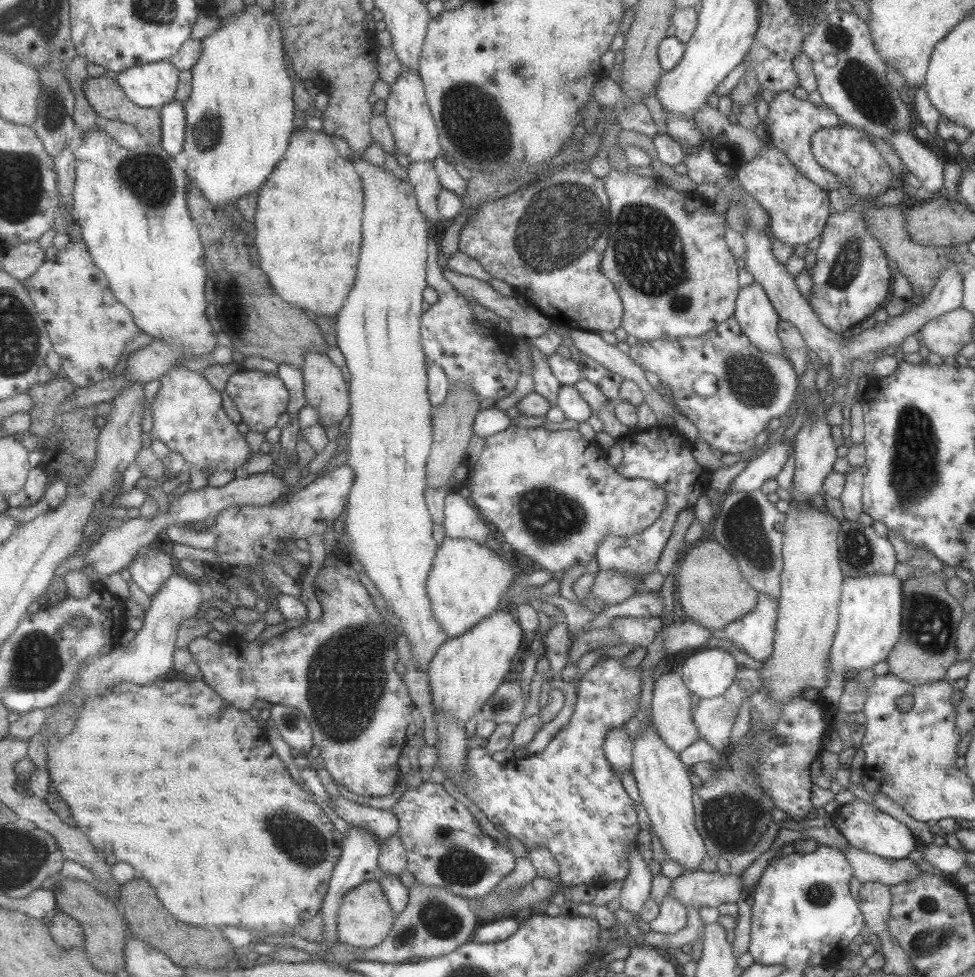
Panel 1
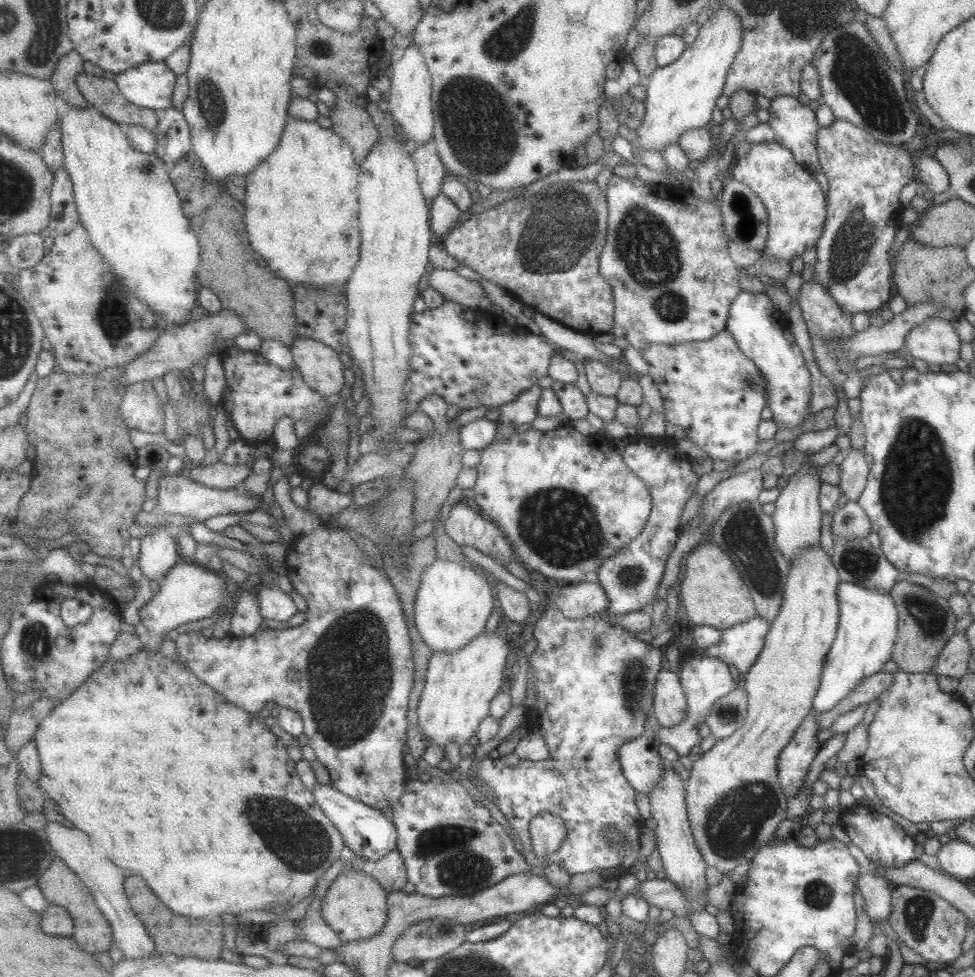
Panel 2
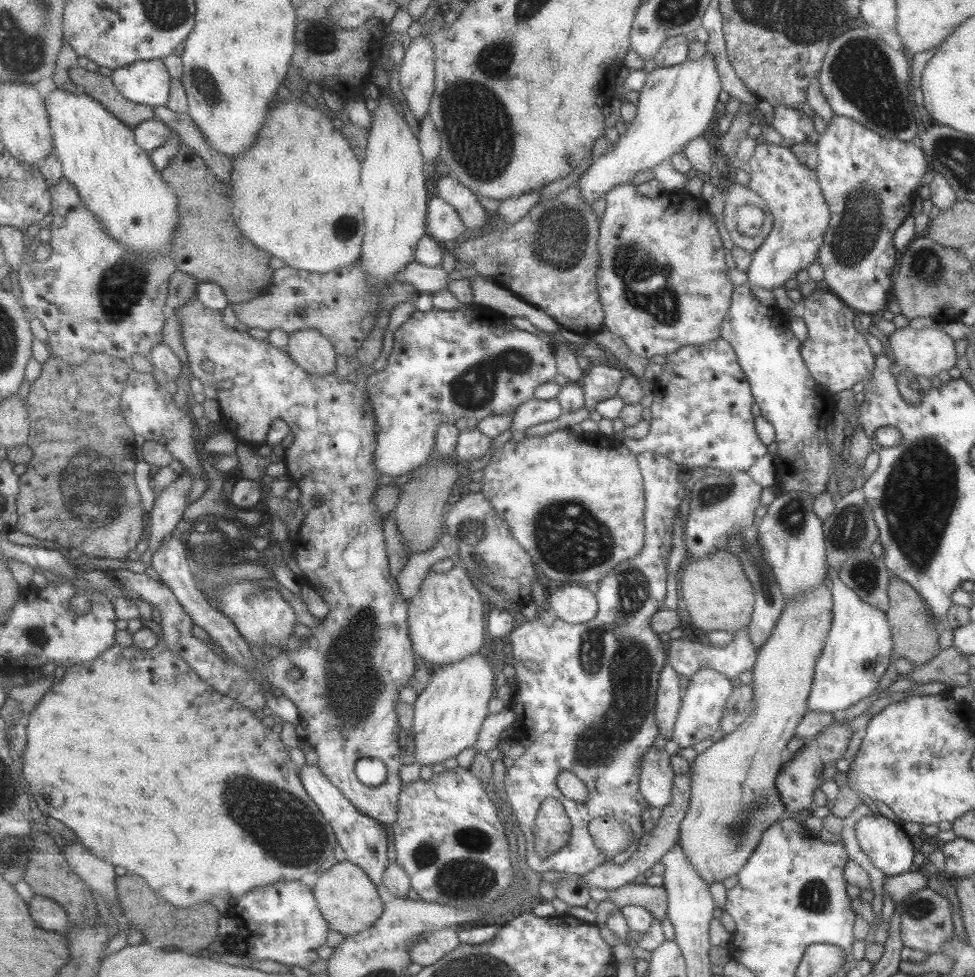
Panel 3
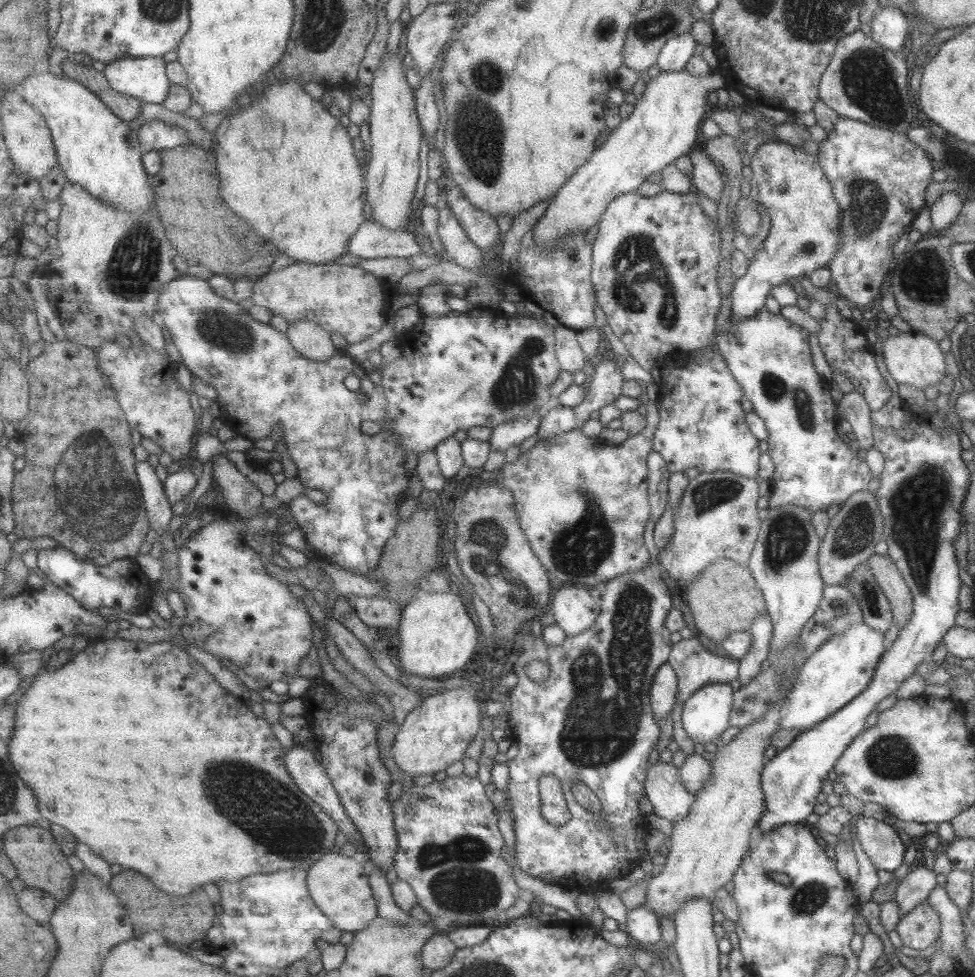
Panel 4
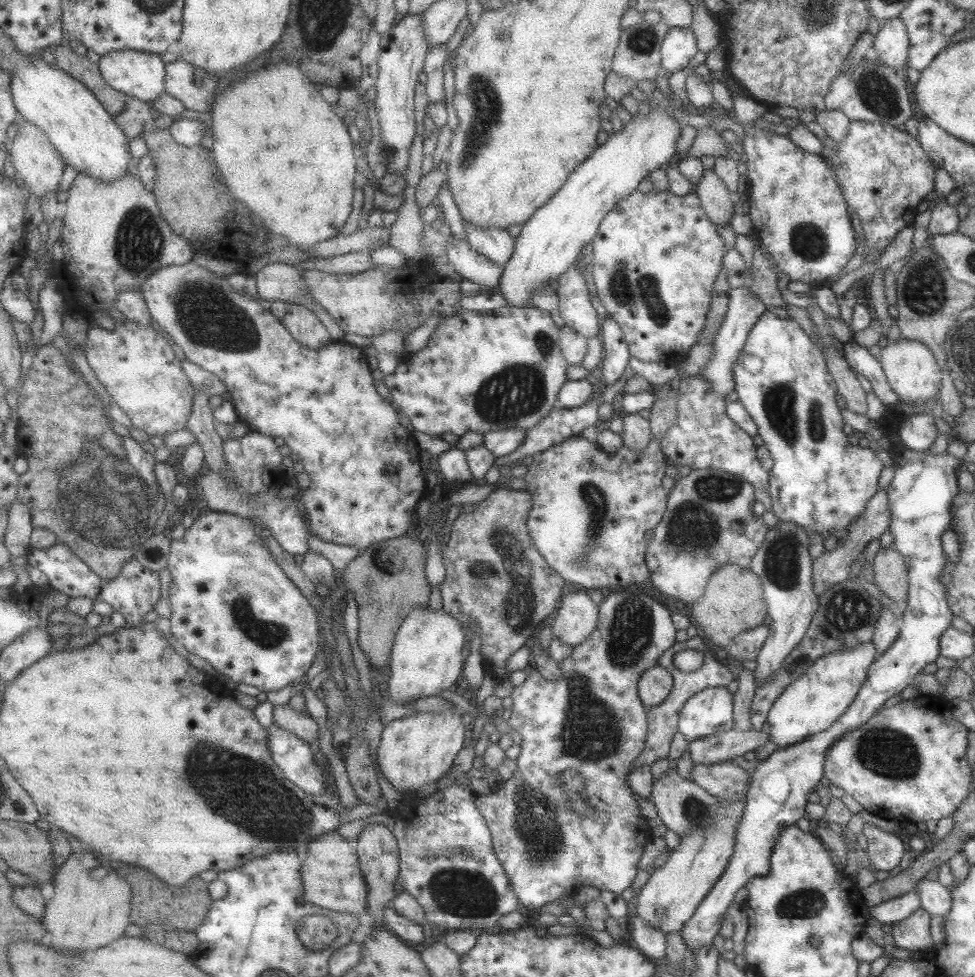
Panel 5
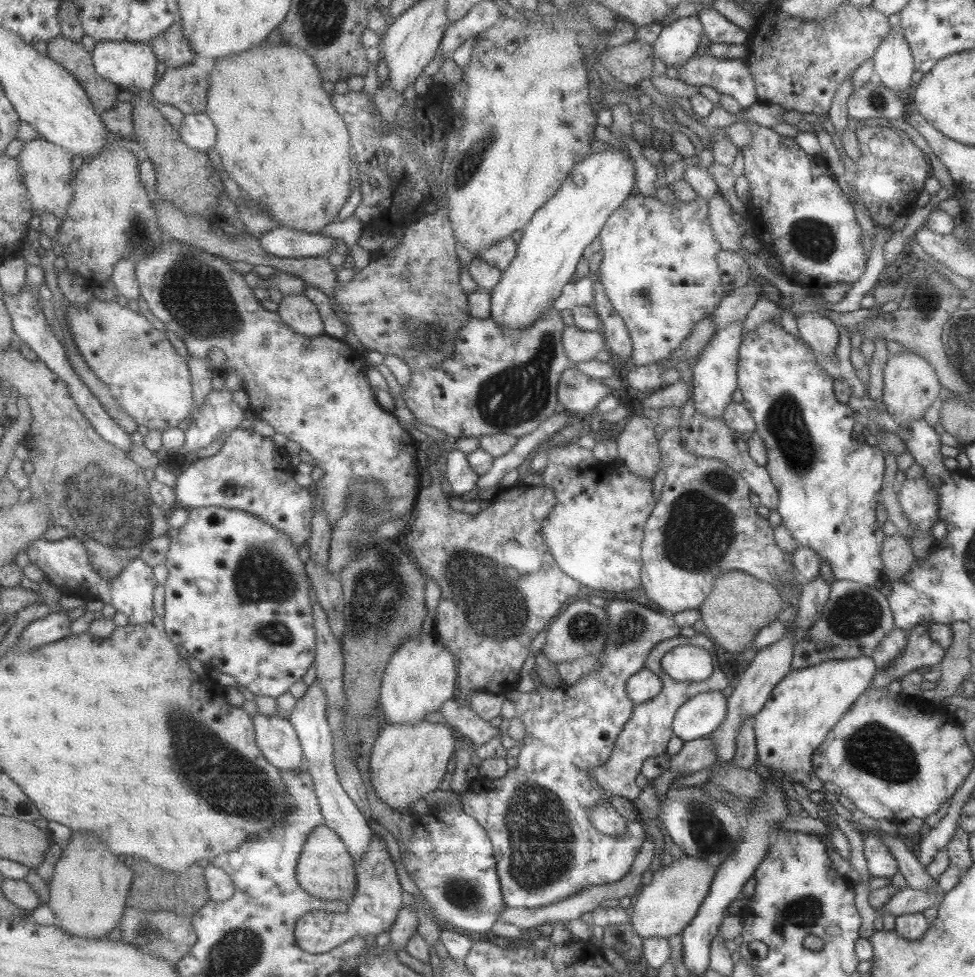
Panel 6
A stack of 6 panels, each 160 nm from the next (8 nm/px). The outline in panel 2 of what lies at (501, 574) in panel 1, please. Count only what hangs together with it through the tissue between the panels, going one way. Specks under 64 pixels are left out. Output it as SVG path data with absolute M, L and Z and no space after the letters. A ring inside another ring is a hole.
M435 558L430 565L424 567L420 576L413 605L412 621L417 633L432 652L455 652L469 644L470 640L481 635L485 628L485 622L487 622L487 618L495 606L492 588L484 579L485 572L479 567L470 566L470 564L469 560L466 564L457 564L450 560Z

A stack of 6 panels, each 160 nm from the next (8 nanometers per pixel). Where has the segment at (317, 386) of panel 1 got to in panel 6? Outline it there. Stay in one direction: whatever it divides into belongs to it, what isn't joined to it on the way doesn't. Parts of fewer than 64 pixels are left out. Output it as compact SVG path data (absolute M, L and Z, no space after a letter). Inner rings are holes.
M303 293L282 295L276 313L300 335L314 337L324 334L324 324L316 306Z

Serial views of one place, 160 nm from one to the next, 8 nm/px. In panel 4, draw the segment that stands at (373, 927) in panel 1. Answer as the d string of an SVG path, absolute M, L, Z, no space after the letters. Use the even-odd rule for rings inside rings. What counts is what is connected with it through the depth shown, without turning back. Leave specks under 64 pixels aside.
M332 848L306 871L306 888L311 901L335 928L342 932L363 930L376 917L377 906L365 875L365 868L355 857L347 858Z

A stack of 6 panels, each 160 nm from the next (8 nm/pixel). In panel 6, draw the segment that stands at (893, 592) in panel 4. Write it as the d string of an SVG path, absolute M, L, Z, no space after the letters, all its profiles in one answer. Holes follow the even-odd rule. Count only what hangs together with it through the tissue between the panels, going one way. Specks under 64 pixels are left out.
M901 535L884 537L880 559L883 565L883 579L889 583L898 579L914 561L910 539Z

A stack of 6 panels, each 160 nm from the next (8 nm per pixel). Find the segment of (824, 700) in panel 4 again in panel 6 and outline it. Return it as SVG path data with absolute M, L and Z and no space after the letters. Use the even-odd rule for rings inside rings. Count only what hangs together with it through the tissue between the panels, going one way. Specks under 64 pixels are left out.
M869 656L825 660L800 669L792 668L771 689L771 696L753 716L757 762L791 783L798 782L809 792L823 790L823 782L815 776L810 758L839 717L870 686L876 671Z

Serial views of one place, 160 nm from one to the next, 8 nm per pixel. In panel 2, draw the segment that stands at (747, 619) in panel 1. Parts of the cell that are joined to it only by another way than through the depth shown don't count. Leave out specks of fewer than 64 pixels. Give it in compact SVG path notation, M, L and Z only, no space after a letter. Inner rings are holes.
M754 616L741 624L731 626L721 632L719 642L704 648L705 656L709 651L709 657L732 664L742 675L748 671L763 648L769 625L760 616Z

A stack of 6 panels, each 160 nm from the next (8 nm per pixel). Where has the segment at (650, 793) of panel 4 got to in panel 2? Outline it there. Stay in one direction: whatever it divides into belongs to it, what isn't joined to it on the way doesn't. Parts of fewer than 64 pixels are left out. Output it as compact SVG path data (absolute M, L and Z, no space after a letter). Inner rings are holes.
M641 734L622 744L618 761L625 780L639 794L649 794L662 776L663 759L657 753L658 740Z

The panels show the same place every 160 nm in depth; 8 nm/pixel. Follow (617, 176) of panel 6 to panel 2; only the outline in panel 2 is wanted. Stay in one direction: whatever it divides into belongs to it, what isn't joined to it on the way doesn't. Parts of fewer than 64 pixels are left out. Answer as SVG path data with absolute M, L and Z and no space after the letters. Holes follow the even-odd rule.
M717 1L717 9L709 15L707 22L698 30L695 42L686 45L684 51L673 62L664 67L657 67L645 80L645 112L641 124L634 130L636 139L632 141L635 150L661 152L672 142L677 142L682 132L692 128L704 128L711 125L711 112L716 107L716 100L721 96L726 72L738 51L741 42L741 23Z

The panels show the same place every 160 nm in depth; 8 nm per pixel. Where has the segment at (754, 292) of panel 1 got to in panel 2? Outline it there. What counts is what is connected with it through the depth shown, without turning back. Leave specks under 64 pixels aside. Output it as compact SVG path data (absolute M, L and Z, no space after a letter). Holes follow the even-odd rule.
M740 290L729 305L724 328L731 333L737 349L753 362L759 375L765 380L767 408L773 415L770 420L778 430L801 426L807 415L807 403L811 395L809 371L793 335L785 326L785 318L765 293L751 294Z

